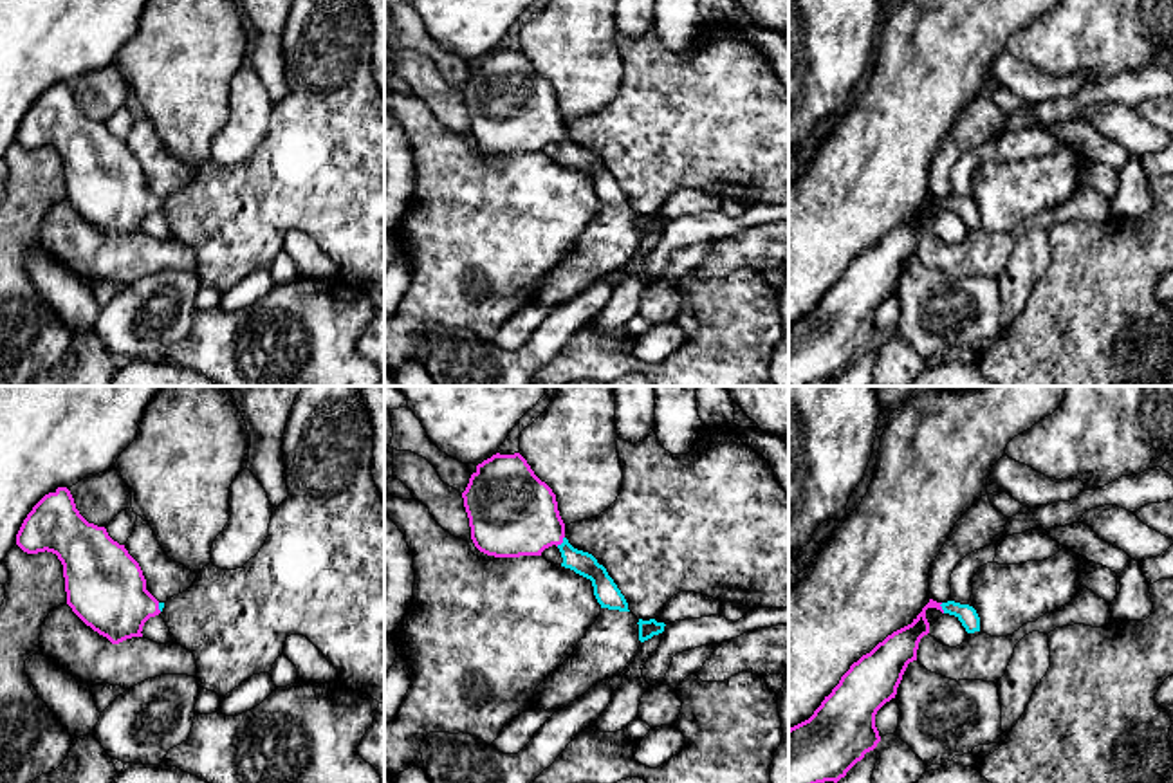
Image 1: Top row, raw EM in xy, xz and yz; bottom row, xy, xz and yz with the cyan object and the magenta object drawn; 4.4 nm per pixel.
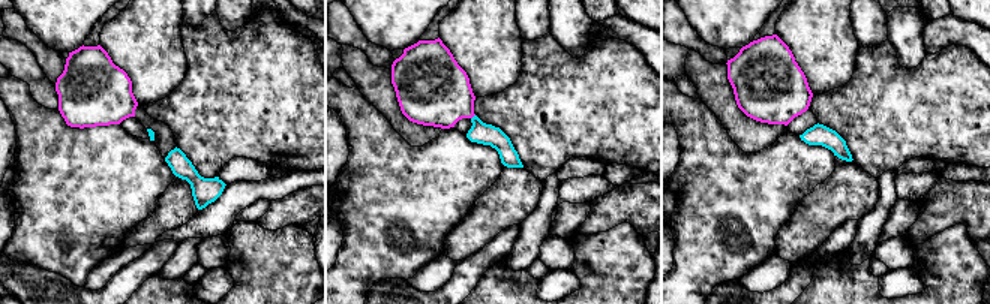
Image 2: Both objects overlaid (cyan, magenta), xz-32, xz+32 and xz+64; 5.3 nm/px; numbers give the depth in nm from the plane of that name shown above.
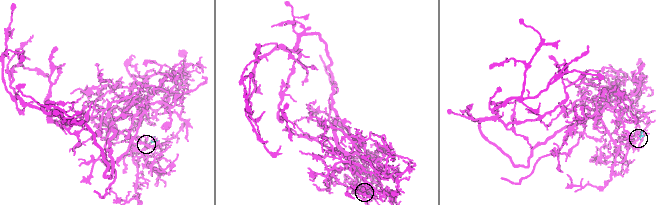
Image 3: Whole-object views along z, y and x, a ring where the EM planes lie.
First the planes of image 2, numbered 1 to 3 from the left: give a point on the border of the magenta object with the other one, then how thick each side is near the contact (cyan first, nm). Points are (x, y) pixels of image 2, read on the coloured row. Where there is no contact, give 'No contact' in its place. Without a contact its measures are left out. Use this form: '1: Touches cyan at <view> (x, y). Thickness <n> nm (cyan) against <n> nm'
1: No contact
2: Touches cyan at xz+32 (473, 117). Thickness 120 nm (cyan) against 380 nm
3: No contact

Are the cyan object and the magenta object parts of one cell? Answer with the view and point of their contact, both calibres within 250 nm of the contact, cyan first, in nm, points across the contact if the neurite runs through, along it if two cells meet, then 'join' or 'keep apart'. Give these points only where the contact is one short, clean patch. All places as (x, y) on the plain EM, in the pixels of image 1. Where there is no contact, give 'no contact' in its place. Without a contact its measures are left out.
meets cyan in xz at (563, 138); 110 nm thick on the cyan side, 380 nm on the other; runs through xz (583, 159), (563, 138), (515, 110); join

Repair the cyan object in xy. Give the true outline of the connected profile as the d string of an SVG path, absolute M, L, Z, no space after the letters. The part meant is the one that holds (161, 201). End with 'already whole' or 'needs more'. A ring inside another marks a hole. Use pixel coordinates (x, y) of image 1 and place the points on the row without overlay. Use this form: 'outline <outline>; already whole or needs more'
outline M67 83L45 90L32 103L16 130L16 141L27 150L47 146L58 152L63 161L67 200L87 222L112 240L143 233L144 218L164 204L164 198L146 186L143 166L125 141L114 137L105 123L88 119L76 105Z; needs more

